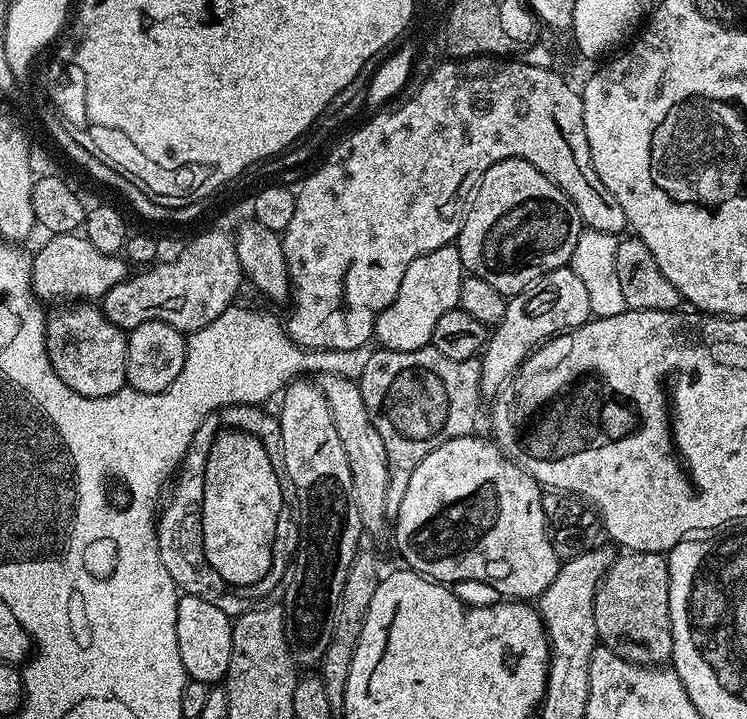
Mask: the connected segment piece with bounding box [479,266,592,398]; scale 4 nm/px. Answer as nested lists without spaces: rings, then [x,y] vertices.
[[[572,267],[555,268],[542,274],[542,278],[538,278],[508,300],[502,322],[491,329],[488,342],[479,357],[481,393],[488,398],[495,397],[516,375],[521,364],[544,341],[588,323],[591,316],[586,285],[579,280],[578,274],[574,274]]]

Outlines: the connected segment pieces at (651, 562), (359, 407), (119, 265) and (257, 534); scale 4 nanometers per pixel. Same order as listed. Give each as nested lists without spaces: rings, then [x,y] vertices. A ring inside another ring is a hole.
[[[625,551],[620,555],[596,585],[594,622],[599,643],[635,664],[667,665],[672,659],[667,559],[658,552]]]
[[[320,376],[318,383],[330,406],[330,414],[334,414],[334,426],[338,429],[338,438],[342,438],[342,447],[346,450],[346,458],[352,475],[354,506],[358,506],[360,527],[365,533],[380,532],[388,516],[386,510],[386,486],[388,485],[386,442],[382,442],[382,434],[378,434],[378,430],[374,430],[370,422],[366,402],[362,402],[362,390],[357,381],[347,380],[341,376]]]
[[[52,234],[32,256],[32,295],[37,301],[96,302],[129,275],[130,268],[119,255],[102,254],[83,234]]]
[[[220,432],[216,440],[214,436],[211,441],[206,462],[206,486],[202,498],[202,538],[206,558],[210,566],[218,570],[224,583],[237,589],[258,583],[271,570],[276,527],[280,524],[280,511],[284,508],[285,485],[281,473],[270,462],[270,451],[265,441],[261,437],[260,440],[248,432]]]

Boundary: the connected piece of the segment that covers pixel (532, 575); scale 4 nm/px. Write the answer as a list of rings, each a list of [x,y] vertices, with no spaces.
[[[480,434],[470,436],[459,436],[426,454],[422,462],[410,474],[410,486],[406,486],[406,494],[398,506],[398,514],[394,517],[396,524],[396,548],[400,551],[400,556],[405,560],[407,567],[411,571],[418,572],[422,576],[427,576],[429,580],[435,580],[441,584],[457,586],[464,584],[467,580],[473,580],[476,584],[489,584],[496,592],[501,592],[501,597],[509,600],[519,600],[521,602],[532,602],[540,597],[554,582],[561,566],[561,559],[556,554],[556,545],[552,542],[552,537],[548,530],[548,520],[544,516],[544,500],[540,497],[542,493],[541,485],[537,484],[534,477],[529,472],[524,472],[517,466],[515,460],[508,459],[503,448],[499,448],[491,439],[483,440]]]

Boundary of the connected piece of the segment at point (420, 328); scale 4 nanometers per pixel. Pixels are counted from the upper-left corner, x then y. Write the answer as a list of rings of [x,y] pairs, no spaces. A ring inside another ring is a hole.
[[[455,243],[414,258],[414,262],[406,266],[406,274],[402,277],[402,286],[398,286],[394,302],[390,302],[390,306],[378,314],[375,343],[378,342],[380,348],[399,352],[429,347],[438,318],[460,306],[460,291],[465,275],[466,269]]]

